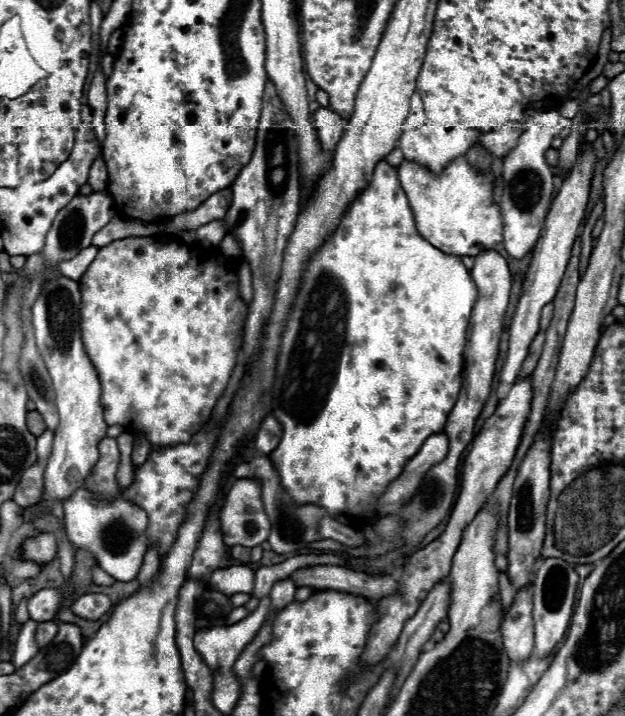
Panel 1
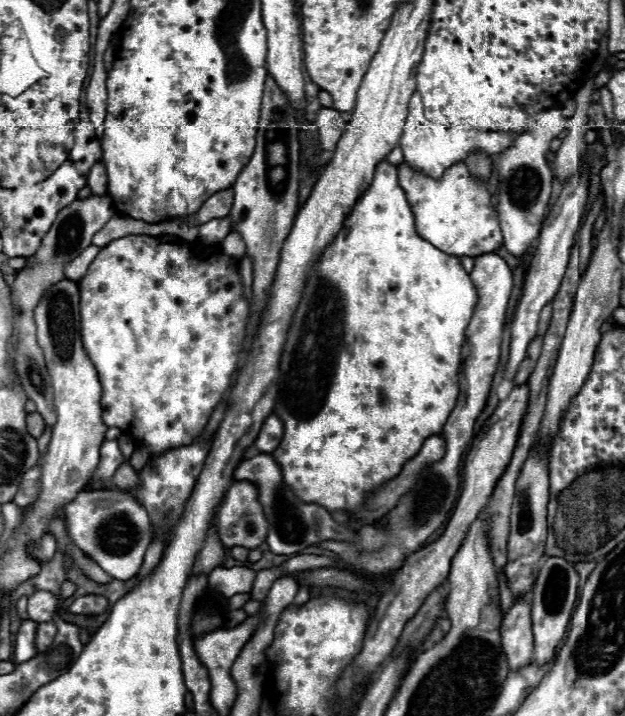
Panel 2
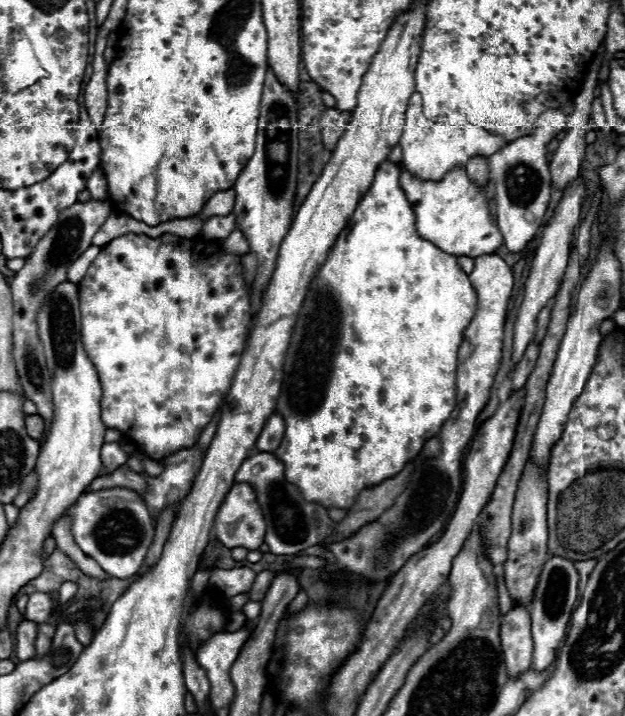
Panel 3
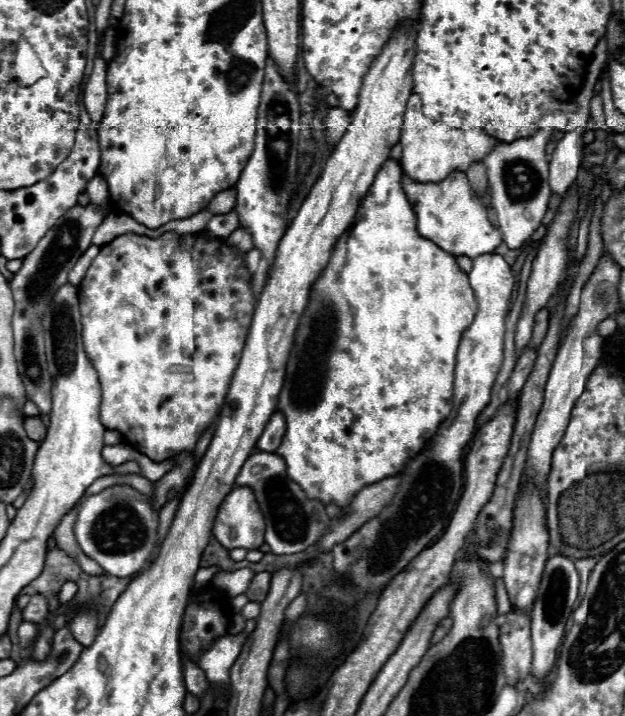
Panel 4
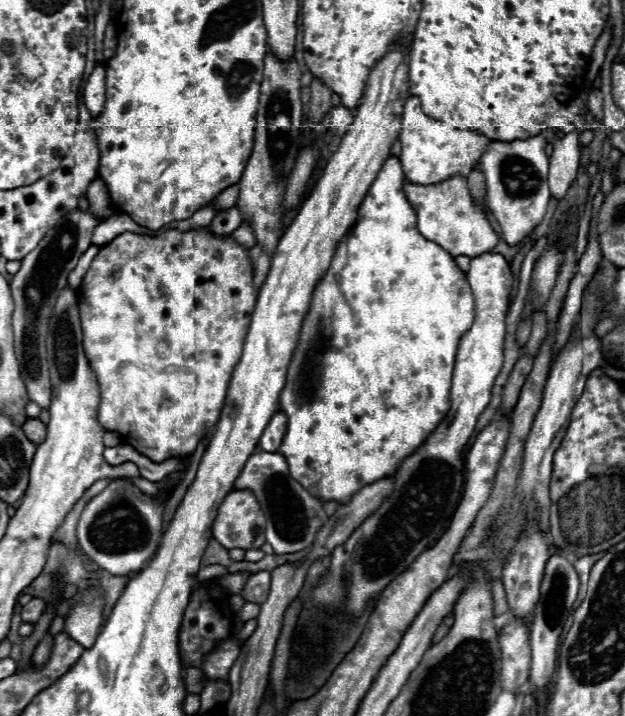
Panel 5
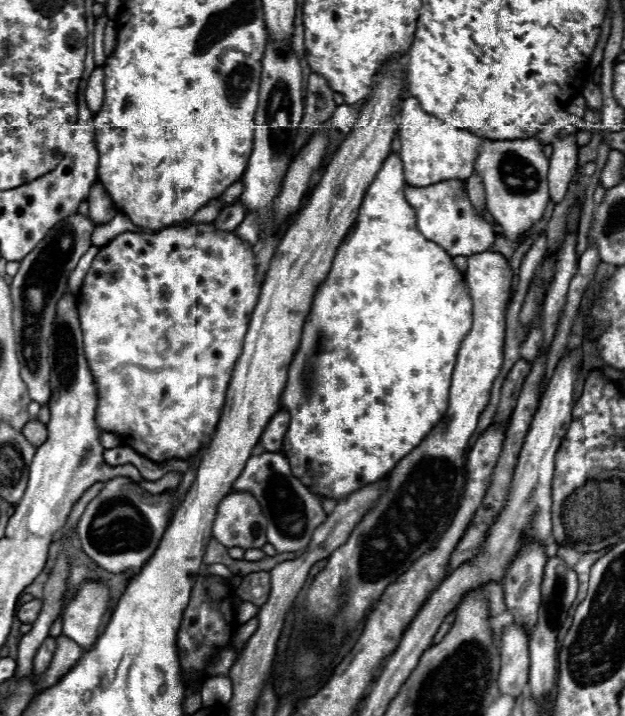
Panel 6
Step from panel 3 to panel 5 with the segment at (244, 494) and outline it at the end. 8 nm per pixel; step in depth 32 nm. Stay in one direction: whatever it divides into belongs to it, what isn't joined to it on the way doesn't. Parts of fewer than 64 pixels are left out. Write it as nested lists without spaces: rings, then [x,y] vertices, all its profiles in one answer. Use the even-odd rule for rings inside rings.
[[[234,490],[218,506],[212,536],[228,550],[250,550],[266,544],[264,528],[266,518],[254,494],[250,490]]]

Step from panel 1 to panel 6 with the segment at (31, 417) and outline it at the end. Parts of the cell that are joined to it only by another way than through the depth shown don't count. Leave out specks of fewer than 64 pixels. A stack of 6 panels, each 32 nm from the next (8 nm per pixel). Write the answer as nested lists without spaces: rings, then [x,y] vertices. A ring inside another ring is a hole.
[[[32,420],[32,422],[28,422],[28,424],[24,426],[22,434],[26,436],[26,440],[28,440],[28,442],[30,442],[34,448],[42,446],[42,442],[46,442],[46,438],[48,438],[46,424],[42,424],[42,422],[38,422],[38,420]]]

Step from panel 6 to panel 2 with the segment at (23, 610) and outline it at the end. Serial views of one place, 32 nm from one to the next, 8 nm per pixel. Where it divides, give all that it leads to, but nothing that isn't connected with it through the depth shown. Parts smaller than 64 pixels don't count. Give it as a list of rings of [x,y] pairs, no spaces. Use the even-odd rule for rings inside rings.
[[[34,592],[28,598],[28,620],[34,622],[50,622],[56,610],[58,598],[52,592]]]

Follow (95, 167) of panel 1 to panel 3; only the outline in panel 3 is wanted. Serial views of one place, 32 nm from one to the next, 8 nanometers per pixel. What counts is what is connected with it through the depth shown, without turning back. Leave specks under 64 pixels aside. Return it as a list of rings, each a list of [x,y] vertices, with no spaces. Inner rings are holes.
[[[98,166],[92,176],[88,178],[88,192],[92,200],[106,200],[108,198],[108,186],[106,186],[106,176],[102,172],[102,168]]]

